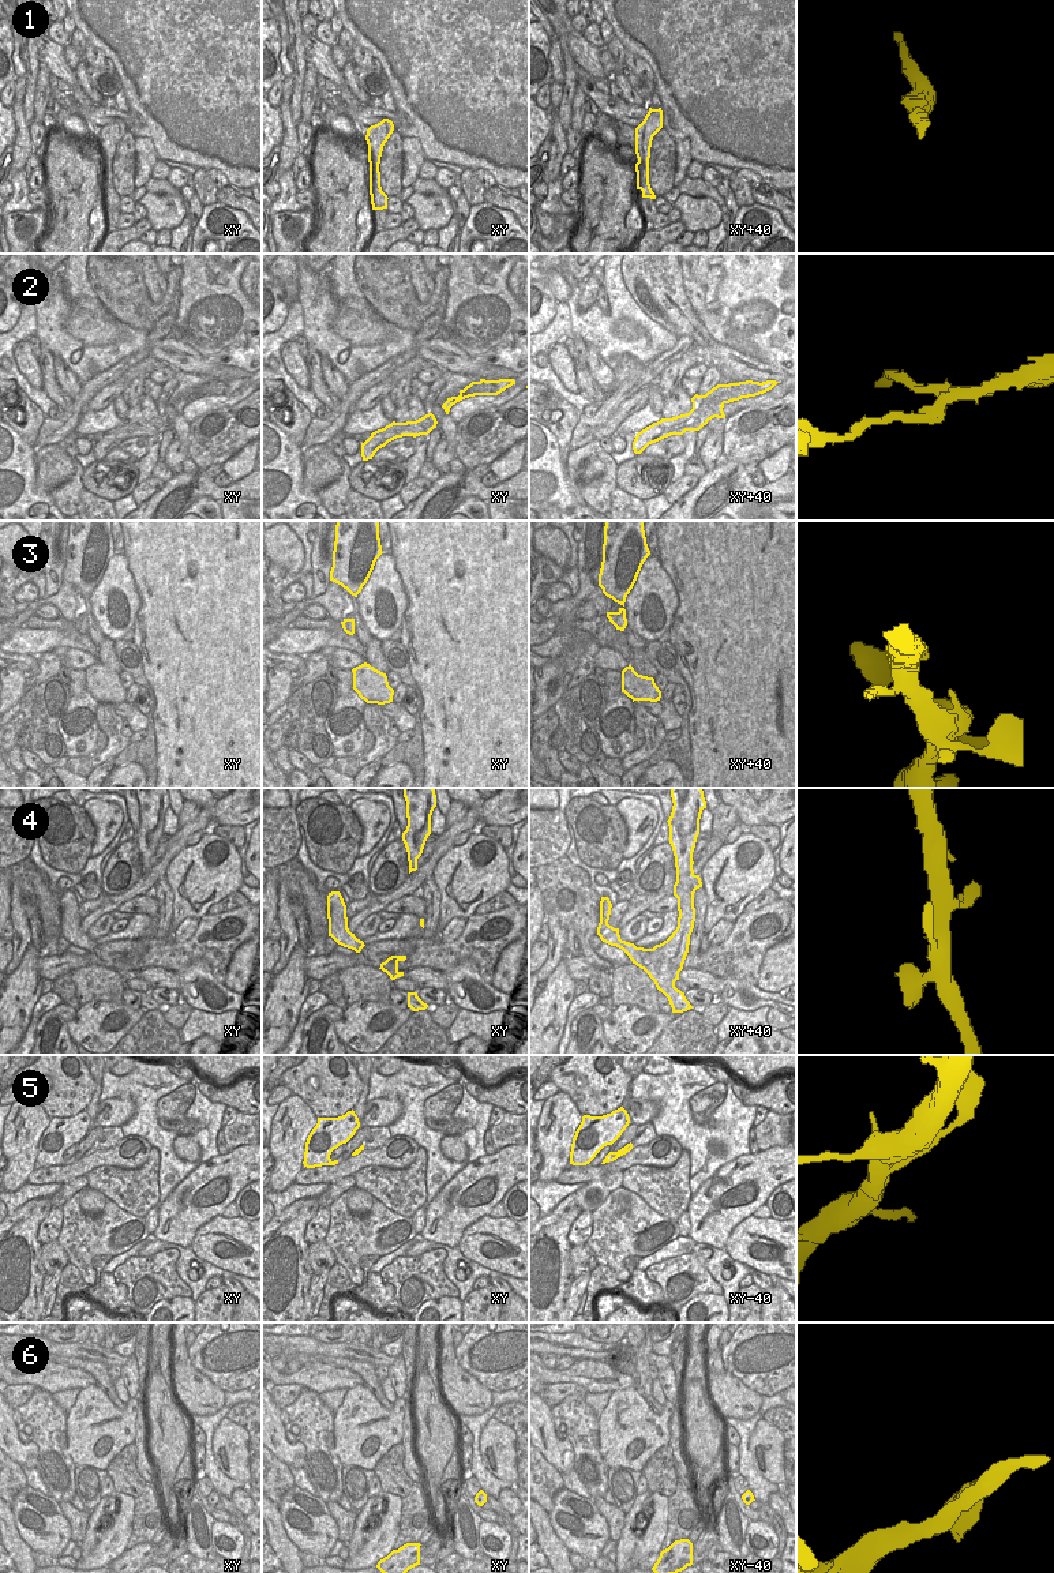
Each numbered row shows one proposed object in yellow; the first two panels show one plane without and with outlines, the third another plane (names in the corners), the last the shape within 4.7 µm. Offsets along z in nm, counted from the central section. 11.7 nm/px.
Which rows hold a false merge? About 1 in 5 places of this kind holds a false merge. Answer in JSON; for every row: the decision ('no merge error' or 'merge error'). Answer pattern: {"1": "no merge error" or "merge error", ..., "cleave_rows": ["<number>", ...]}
{"1": "no merge error", "2": "merge error", "3": "no merge error", "4": "no merge error", "5": "no merge error", "6": "no merge error", "cleave_rows": ["2"]}

